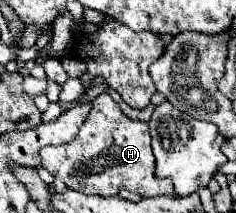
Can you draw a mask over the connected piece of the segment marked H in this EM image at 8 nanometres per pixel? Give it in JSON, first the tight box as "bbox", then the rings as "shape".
{"bbox":[41,93,175,197],"shape":[[[107,93],[91,101],[91,111],[73,141],[61,147],[43,147],[41,165],[67,187],[87,195],[117,195],[121,189],[131,189],[141,197],[175,195],[171,179],[159,179],[155,175],[149,123],[125,117]]]}

